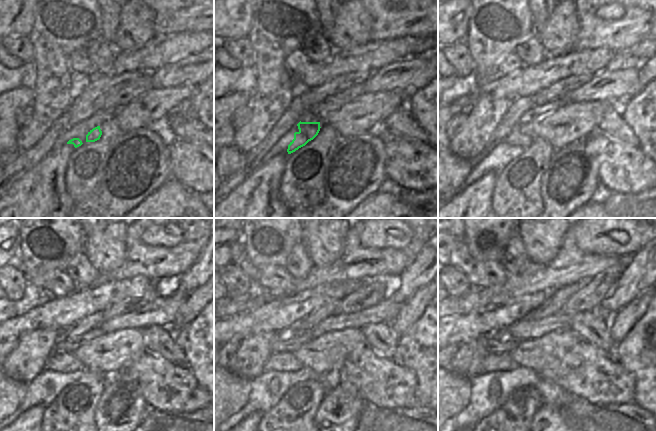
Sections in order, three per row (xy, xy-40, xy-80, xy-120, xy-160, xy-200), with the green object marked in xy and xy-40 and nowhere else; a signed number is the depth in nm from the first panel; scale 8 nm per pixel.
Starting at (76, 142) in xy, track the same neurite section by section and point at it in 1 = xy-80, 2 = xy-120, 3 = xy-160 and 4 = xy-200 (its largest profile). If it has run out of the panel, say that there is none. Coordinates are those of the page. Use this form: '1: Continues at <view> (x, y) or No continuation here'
1: Continues at xy-80 (523, 136)
2: Continues at xy-120 (57, 361)
3: Continues at xy-160 (281, 361)
4: Continues at xy-200 (493, 362)

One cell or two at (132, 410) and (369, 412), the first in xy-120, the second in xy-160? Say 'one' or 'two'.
two

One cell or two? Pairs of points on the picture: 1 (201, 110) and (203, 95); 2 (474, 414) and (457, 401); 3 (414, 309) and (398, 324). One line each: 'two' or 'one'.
1: one
2: two
3: one

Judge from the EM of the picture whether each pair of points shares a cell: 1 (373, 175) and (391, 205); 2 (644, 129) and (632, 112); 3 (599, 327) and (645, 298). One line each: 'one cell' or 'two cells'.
1: two cells
2: one cell
3: two cells

